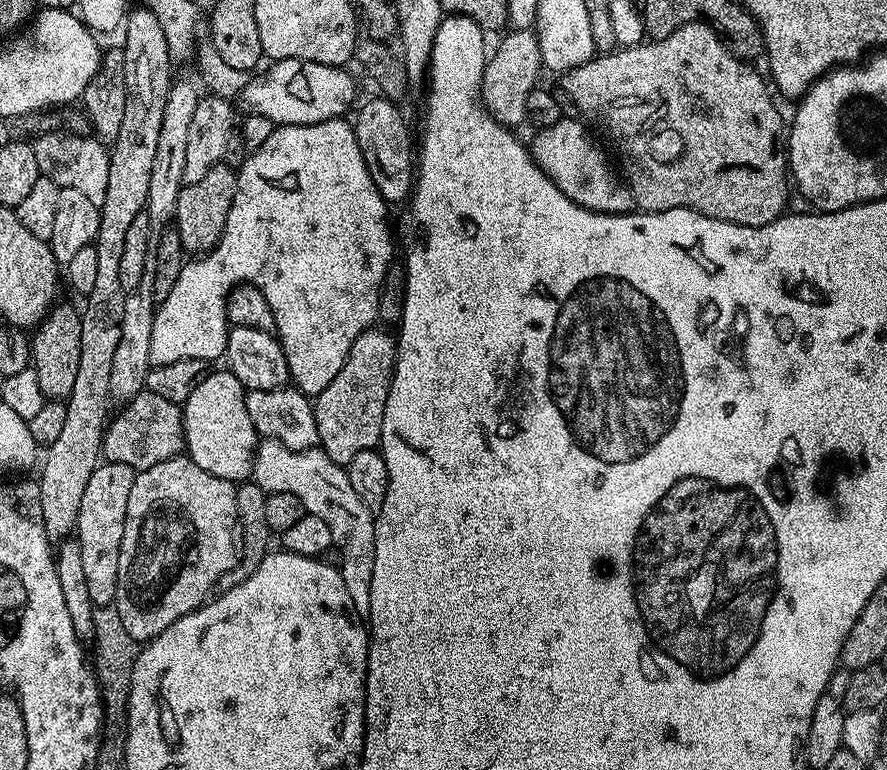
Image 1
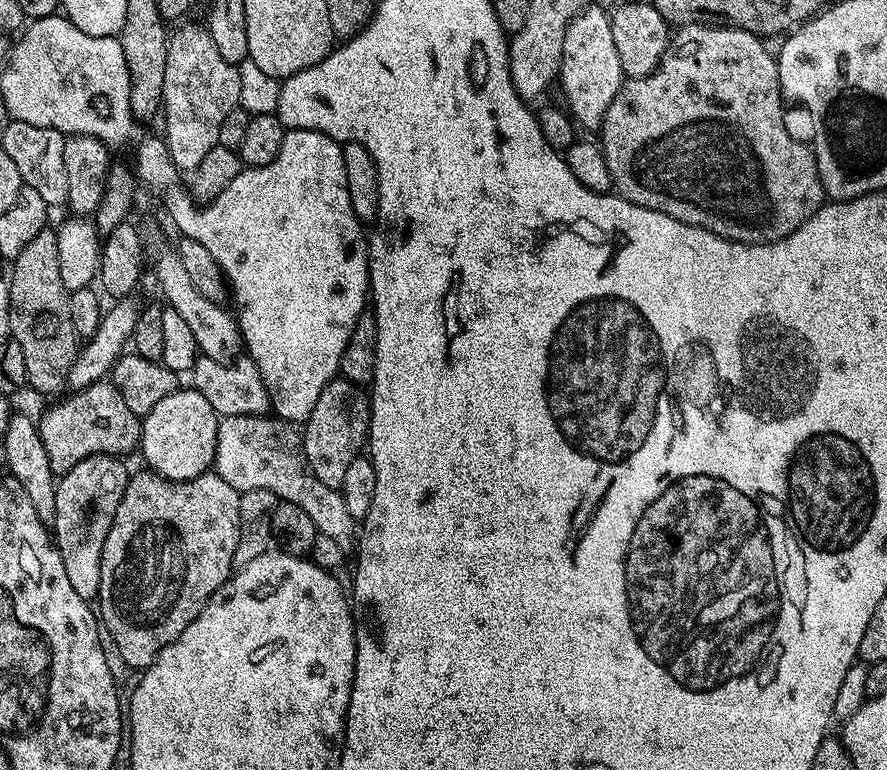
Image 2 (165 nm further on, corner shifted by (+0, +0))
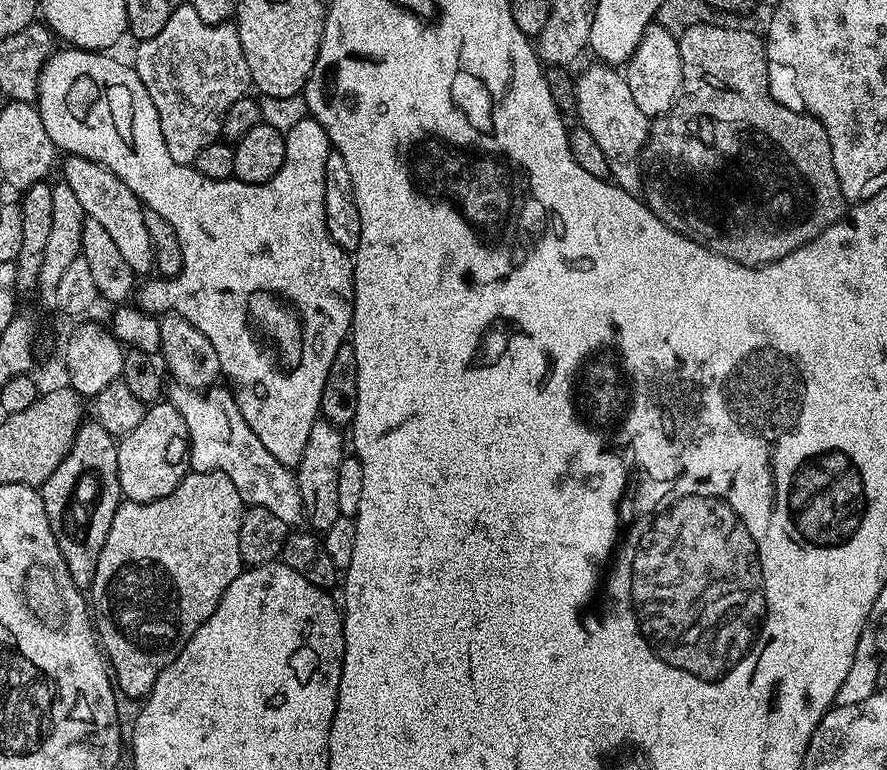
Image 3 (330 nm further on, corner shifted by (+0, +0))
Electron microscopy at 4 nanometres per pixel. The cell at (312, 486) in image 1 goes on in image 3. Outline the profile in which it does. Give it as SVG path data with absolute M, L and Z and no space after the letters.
M213 386L207 390L173 387L170 402L182 414L188 427L188 459L193 472L221 472L238 486L245 505L265 508L282 518L289 526L305 519L302 494L298 490L296 473L266 450L258 435L247 425L227 387Z

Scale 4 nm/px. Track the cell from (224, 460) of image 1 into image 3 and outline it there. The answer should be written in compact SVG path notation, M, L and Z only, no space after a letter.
M157 402L151 405L145 411L142 422L138 422L138 426L130 430L130 434L119 437L118 482L125 500L133 500L141 504L142 502L154 502L158 498L166 498L166 494L170 494L170 490L174 490L178 482L182 482L189 468L188 427L186 422L182 422L182 414L178 414L178 410L171 402Z

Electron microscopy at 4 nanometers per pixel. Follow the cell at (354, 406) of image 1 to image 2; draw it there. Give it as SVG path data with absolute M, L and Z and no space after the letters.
M335 378L322 390L302 428L304 460L308 463L308 471L318 478L318 482L326 482L326 486L339 490L350 462L365 451L369 415L370 400L361 385Z

